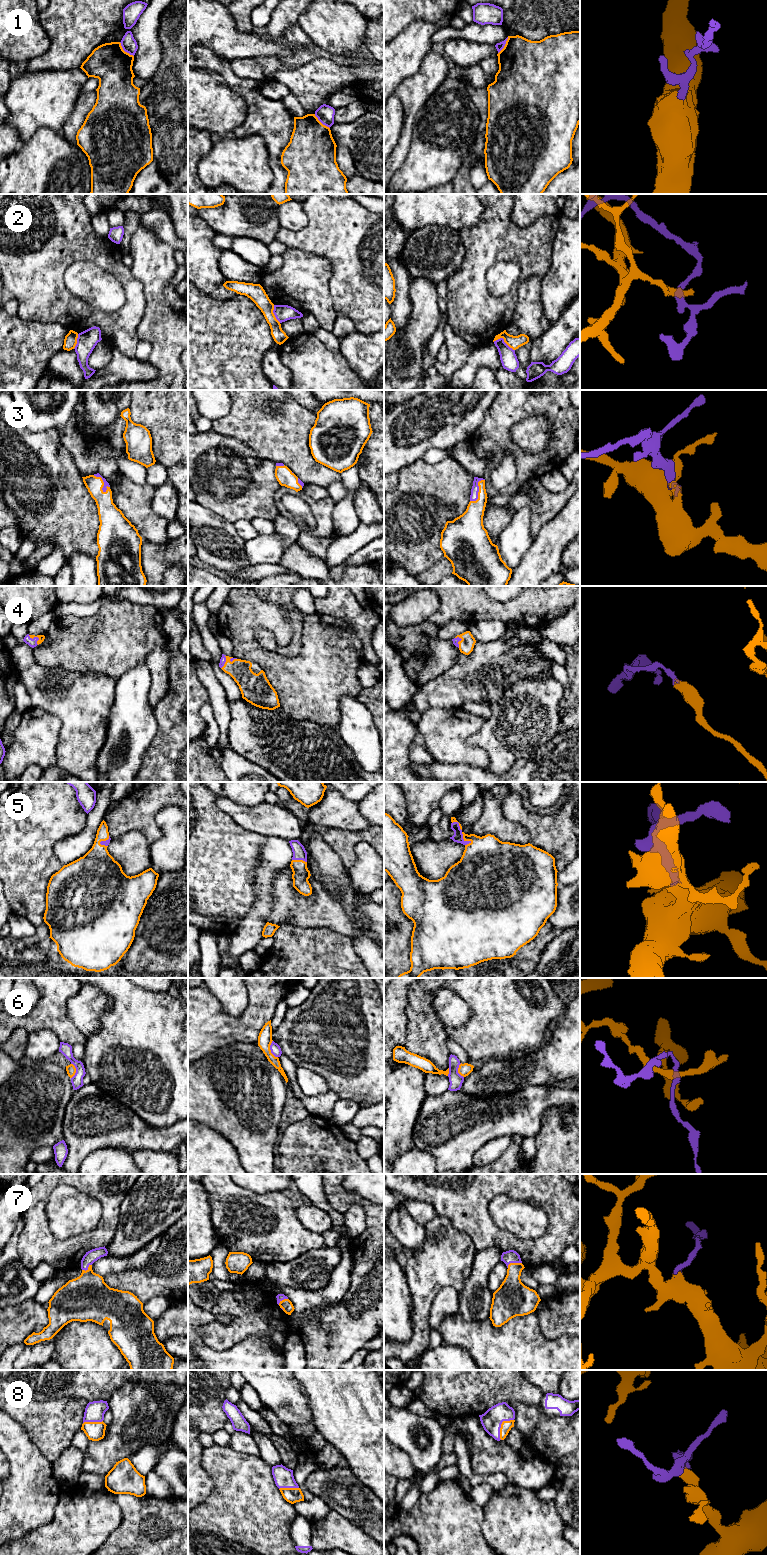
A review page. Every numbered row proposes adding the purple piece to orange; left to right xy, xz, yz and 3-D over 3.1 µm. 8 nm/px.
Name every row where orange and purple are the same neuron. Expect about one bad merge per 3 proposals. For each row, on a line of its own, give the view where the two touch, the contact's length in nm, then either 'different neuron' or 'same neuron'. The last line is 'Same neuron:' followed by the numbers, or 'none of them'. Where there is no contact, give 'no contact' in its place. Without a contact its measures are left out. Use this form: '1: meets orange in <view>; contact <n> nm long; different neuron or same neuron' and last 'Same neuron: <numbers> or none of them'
1: meets orange in xy; contact 170 nm long; different neuron
2: meets orange in yz; contact 190 nm long; different neuron
3: meets orange in xy; contact 170 nm long; same neuron
4: meets orange in xy; contact 120 nm long; same neuron
5: meets orange in yz; contact 120 nm long; same neuron
6: meets orange in xz; contact 150 nm long; different neuron
7: meets orange in yz; contact 130 nm long; same neuron
8: meets orange in yz; contact 200 nm long; same neuron
Same neuron: 3, 4, 5, 7, 8

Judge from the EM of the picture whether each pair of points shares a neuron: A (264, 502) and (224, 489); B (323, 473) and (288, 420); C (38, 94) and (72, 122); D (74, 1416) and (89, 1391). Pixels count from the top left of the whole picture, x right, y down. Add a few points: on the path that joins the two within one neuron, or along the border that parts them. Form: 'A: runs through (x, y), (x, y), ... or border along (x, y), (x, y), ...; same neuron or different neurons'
A: runs through (254, 498), (248, 492), (234, 489); same neuron
B: runs through (309, 464), (288, 443), (288, 434); same neuron
C: border along (78, 97), (73, 111), (63, 124), (61, 133); different neurons
D: border along (60, 1399), (65, 1397), (81, 1397), (88, 1402); different neurons

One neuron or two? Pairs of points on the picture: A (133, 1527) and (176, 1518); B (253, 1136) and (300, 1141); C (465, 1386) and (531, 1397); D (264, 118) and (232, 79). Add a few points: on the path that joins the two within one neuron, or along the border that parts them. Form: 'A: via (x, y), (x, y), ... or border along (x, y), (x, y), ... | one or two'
A: via (144, 1527), (165, 1526) | one
B: border along (280, 1136), (276, 1152) | two
C: via (481, 1385), (515, 1386) | one
D: via (258, 107), (252, 93), (243, 84) | one

